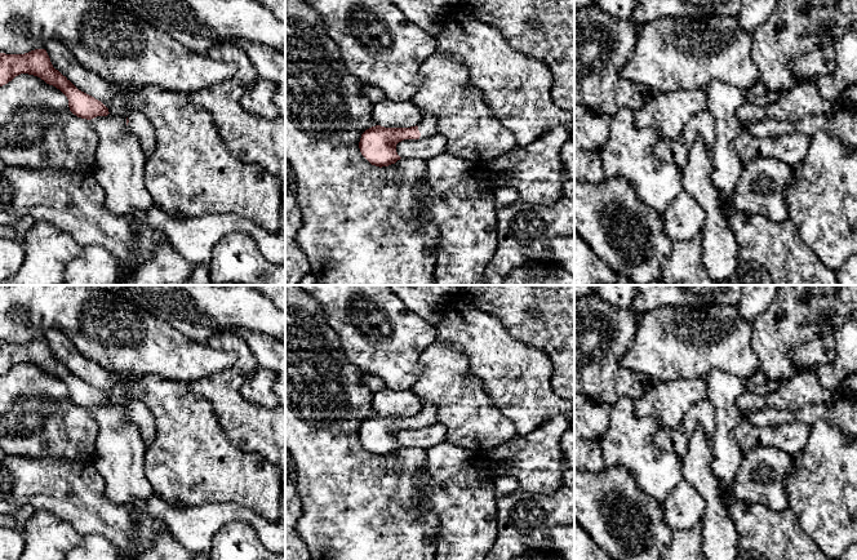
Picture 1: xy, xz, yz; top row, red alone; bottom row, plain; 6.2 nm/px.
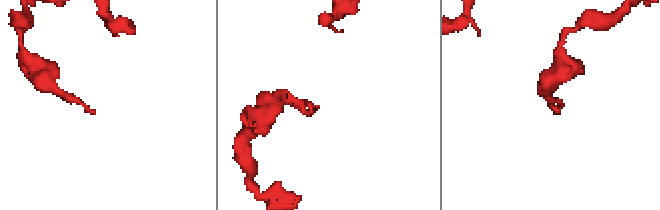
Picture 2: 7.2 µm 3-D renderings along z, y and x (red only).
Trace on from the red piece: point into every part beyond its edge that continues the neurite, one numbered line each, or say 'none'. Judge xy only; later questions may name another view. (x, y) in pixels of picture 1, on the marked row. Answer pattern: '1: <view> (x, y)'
1: xy (138, 124)

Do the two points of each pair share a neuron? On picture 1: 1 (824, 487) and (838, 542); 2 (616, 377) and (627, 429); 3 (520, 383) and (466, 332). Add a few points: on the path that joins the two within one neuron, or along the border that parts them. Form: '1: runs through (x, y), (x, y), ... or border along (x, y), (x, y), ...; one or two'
1: runs through (836, 501), (836, 528); one
2: border along (635, 400), (620, 398), (611, 405); two
3: runs through (507, 372), (479, 343); one

